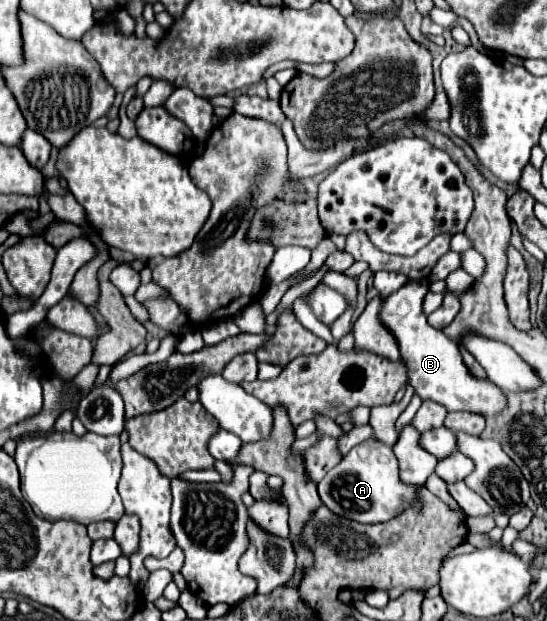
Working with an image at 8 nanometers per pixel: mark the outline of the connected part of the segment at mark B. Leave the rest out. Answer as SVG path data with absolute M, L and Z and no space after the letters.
M410 280L402 290L384 298L382 322L392 330L400 344L400 354L410 366L408 382L414 386L422 400L434 400L448 408L448 412L474 412L482 416L494 416L506 408L506 394L488 378L476 378L464 364L458 346L450 342L440 330L432 328L422 310L422 300L428 292L428 280Z

